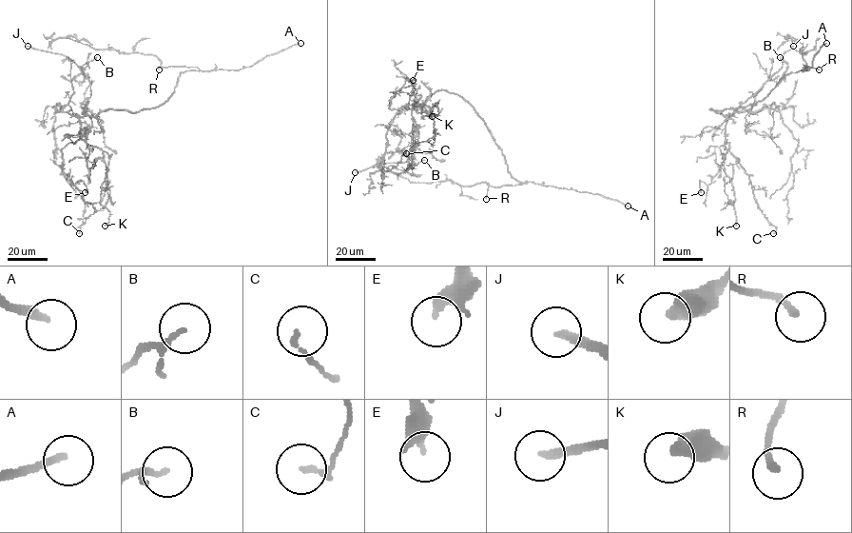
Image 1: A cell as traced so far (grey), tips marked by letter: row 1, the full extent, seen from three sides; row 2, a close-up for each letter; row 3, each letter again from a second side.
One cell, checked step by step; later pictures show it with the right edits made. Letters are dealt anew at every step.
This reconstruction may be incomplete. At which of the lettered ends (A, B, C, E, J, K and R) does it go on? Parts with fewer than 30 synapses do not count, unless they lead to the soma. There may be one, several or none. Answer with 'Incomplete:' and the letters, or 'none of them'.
Incomplete: A, J, R

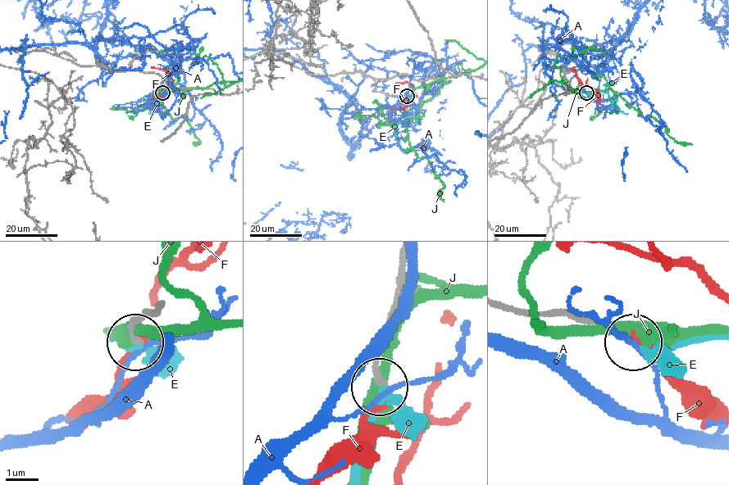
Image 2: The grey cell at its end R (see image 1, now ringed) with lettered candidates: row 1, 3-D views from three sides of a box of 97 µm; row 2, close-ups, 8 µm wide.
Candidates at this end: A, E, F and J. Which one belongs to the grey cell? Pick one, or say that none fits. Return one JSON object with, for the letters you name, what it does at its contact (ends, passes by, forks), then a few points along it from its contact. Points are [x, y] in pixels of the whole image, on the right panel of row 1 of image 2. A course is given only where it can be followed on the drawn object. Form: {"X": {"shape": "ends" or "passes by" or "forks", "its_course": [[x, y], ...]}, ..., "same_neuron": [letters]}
{"E": {"shape": "passes by", "its_course": [[586, 92], [606, 92], [614, 107], [626, 115]]}, "same_neuron": ["E"]}

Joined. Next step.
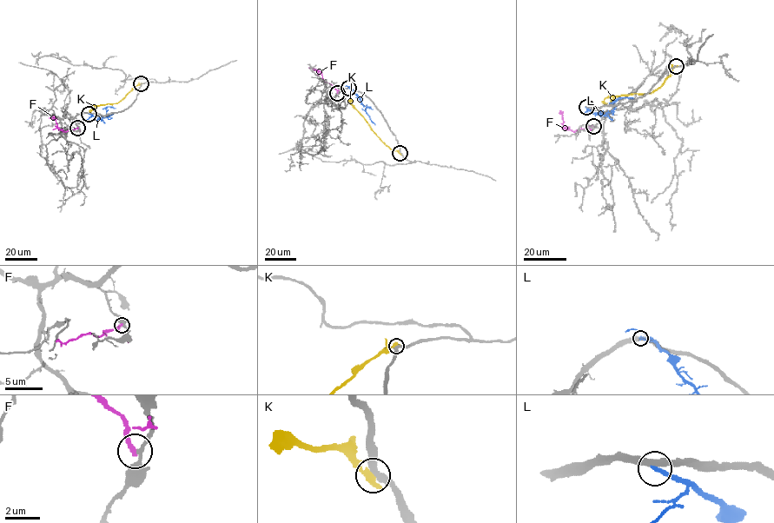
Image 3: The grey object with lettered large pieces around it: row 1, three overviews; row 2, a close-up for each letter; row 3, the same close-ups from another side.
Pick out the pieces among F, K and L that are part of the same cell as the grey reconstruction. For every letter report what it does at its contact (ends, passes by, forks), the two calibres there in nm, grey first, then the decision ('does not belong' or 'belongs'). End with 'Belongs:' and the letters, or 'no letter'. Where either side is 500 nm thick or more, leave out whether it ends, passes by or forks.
F: it ends there; 200 nm thick on the grey side, 240 nm on the other; does not belong
K: 280 nm thick on the grey side, 500 nm on the other; does not belong
L: it ends there; 400 nm thick on the grey side, 280 nm on the other; does not belong
Belongs: no letter

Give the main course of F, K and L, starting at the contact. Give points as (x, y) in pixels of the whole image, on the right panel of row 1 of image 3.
F: (593, 126), (578, 131), (565, 129), (561, 113), (558, 112)
K: (676, 66), (658, 88), (648, 93), (606, 97), (605, 105)
L: (586, 107), (592, 112), (605, 115), (615, 109), (614, 102), (619, 98), (638, 99)

